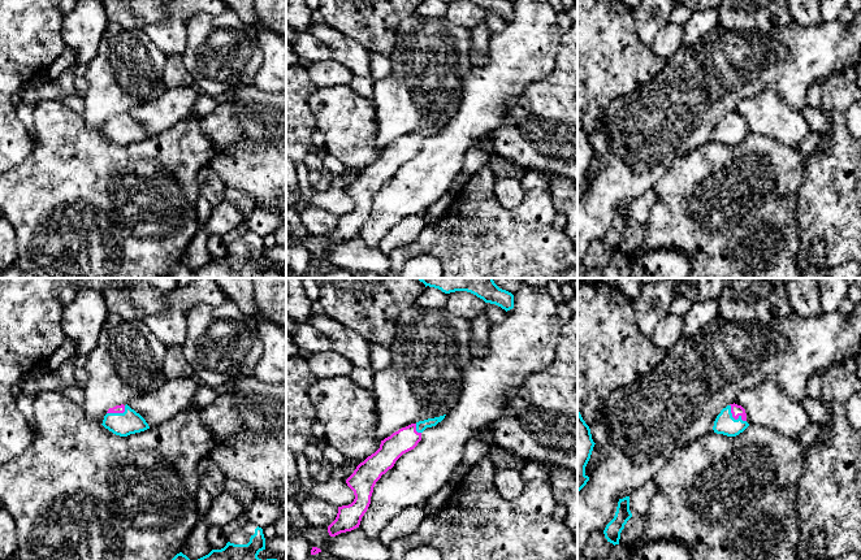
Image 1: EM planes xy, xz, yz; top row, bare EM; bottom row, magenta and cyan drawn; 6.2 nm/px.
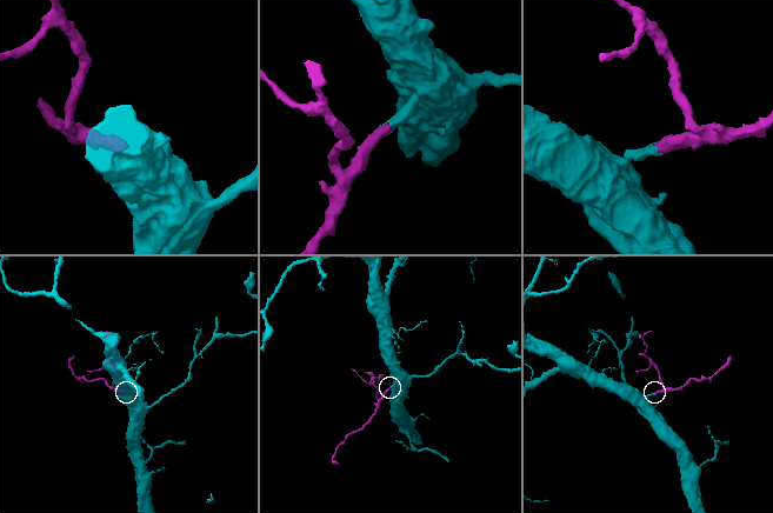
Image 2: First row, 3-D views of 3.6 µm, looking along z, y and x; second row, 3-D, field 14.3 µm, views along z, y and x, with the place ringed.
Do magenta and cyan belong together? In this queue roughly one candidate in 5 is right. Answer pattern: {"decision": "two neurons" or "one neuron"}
{"decision": "one neuron"}

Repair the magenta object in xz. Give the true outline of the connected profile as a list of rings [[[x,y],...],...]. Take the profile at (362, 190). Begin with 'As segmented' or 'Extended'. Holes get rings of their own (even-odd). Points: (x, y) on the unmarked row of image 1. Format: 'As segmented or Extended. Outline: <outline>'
Extended. Outline: [[[445,125],[428,127],[399,138],[381,149],[380,157],[356,175],[346,188],[347,195],[354,200],[355,208],[349,214],[338,216],[336,229],[328,235],[330,246],[359,236],[362,226],[371,213],[376,191],[394,175],[403,162],[417,155],[421,149],[421,142],[427,136],[436,135]]]

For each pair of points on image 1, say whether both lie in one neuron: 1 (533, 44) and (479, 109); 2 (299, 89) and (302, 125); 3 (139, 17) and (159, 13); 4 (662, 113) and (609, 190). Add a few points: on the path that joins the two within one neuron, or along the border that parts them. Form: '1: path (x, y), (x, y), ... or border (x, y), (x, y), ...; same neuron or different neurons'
1: path (518, 60), (488, 94); same neuron
2: path (299, 98), (299, 116); same neuron
3: path (145, 13), (154, 13); same neuron
4: path (648, 133), (639, 159), (628, 170); same neuron

